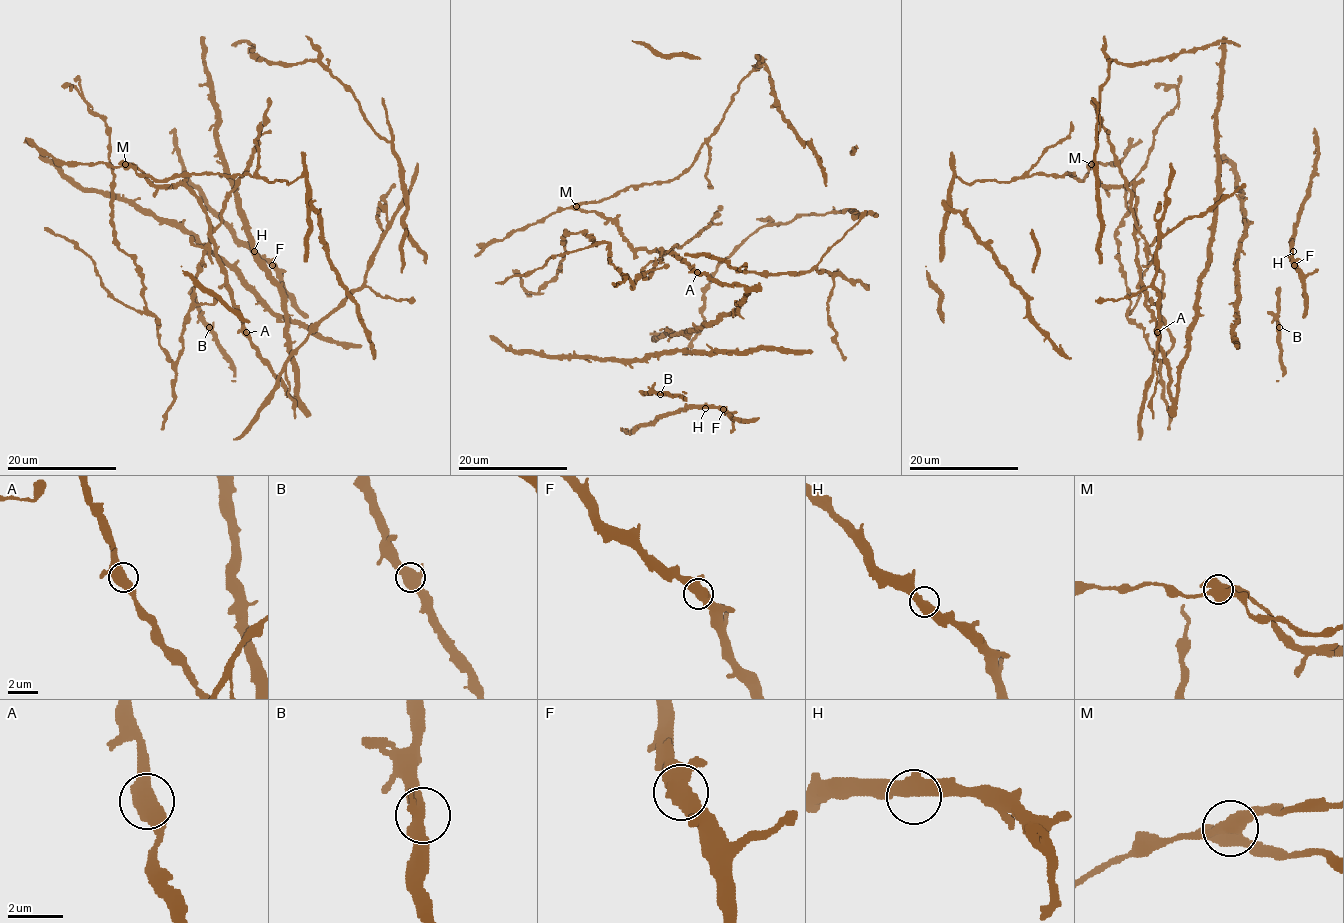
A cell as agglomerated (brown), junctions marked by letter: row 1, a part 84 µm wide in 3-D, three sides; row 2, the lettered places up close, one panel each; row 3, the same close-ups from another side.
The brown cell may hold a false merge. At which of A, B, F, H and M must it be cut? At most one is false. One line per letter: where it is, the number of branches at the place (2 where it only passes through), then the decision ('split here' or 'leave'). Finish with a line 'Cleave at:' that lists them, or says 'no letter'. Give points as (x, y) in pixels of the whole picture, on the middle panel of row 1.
A: place (697, 272); branches 3; leave
B: place (660, 394); branches 3; leave
F: place (723, 409); branches 3; leave
H: place (705, 408); branches 3; leave
M: place (576, 206); branches 3; leave
Cleave at: no letter

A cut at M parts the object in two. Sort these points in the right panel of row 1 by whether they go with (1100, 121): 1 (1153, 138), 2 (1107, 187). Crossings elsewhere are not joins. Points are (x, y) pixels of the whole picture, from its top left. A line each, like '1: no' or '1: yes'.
1: yes
2: yes

